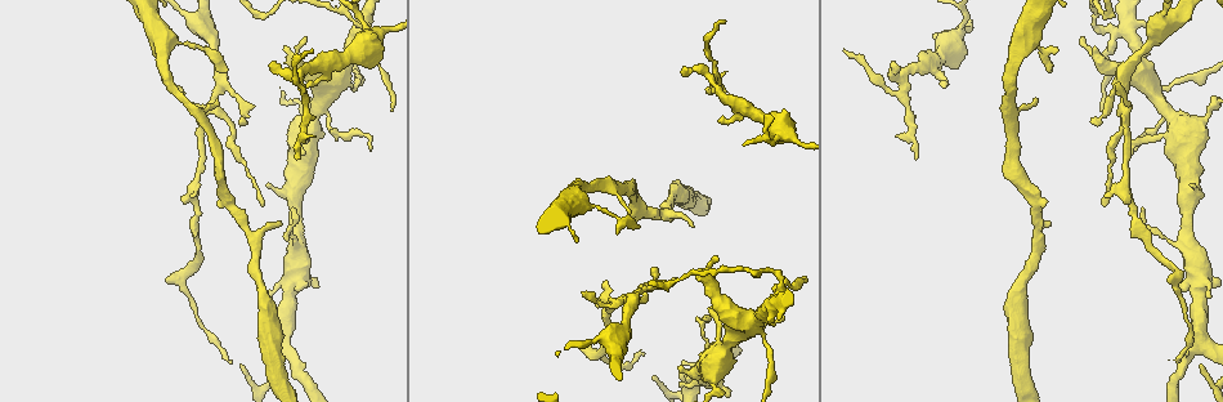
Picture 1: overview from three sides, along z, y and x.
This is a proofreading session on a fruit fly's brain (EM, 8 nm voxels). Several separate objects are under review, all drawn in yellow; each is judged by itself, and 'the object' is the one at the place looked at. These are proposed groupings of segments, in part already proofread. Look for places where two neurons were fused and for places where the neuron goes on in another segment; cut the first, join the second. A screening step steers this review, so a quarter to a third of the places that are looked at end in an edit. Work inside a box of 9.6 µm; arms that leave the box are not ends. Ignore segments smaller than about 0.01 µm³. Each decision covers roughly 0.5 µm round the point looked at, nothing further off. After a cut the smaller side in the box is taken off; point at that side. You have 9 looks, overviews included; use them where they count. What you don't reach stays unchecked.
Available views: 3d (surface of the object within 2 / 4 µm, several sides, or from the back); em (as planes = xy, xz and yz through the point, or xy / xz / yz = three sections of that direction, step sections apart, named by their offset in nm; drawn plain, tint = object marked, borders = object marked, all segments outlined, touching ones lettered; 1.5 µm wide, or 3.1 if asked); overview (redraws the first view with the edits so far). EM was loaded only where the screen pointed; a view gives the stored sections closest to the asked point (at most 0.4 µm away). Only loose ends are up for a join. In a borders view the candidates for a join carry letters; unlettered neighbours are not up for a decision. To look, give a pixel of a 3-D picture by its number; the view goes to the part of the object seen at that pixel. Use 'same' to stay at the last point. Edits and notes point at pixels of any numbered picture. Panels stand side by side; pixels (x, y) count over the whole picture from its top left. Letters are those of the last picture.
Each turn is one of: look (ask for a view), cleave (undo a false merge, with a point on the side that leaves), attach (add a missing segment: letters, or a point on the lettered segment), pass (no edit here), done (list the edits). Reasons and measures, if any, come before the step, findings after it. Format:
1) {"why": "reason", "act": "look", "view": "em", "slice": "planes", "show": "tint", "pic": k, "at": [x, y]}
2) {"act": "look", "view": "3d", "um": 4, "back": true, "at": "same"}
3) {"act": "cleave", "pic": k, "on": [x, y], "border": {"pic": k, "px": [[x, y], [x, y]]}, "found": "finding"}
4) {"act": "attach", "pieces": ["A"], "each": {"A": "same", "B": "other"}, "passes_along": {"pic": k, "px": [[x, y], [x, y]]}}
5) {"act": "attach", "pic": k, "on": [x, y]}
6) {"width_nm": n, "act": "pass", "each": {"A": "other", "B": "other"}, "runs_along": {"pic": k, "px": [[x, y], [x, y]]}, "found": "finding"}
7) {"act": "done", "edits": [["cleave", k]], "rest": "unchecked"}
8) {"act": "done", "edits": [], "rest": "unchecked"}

{"why": "branch stops here", "act": "look", "view": "em", "slice": "xy", "step": 8, "show": "tint", "pic": 1, "at": [312, 50]}

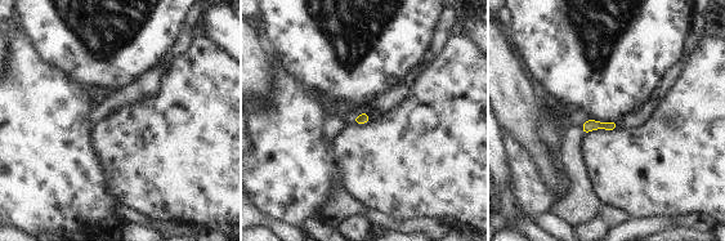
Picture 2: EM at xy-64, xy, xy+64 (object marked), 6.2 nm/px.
{"why": "another direction", "act": "look", "view": "em", "slice": "planes", "show": "borders", "at": "same"}

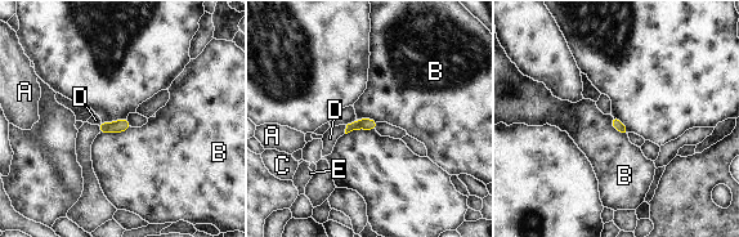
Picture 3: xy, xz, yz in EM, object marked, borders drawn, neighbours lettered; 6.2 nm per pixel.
{"width_nm": 70, "act": "pass", "each": {"A": "other", "B": "other", "C": "other", "D": "other", "E": "other"}, "border": {"pic": 3, "px": [[130, 126], [99, 134]]}, "found": "none of them fits"}

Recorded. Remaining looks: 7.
{"why": "thick turns thin", "act": "look", "view": "3d", "um": 2, "pic": 1, "at": [1038, 49]}

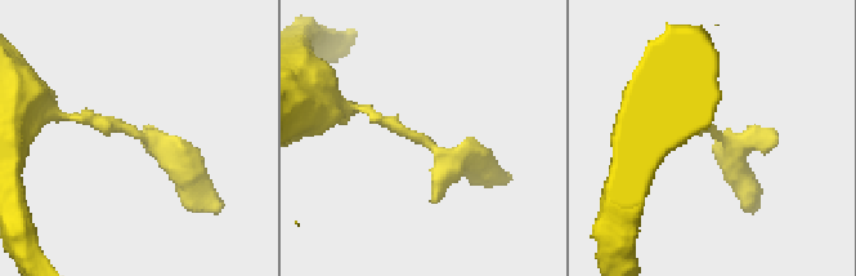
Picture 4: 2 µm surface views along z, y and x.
{"act": "look", "view": "em", "slice": "planes", "show": "tint", "pic": 4, "at": [427, 143]}

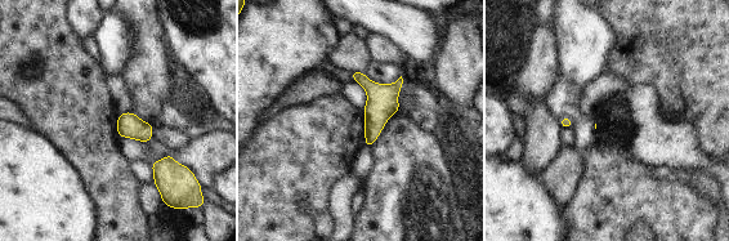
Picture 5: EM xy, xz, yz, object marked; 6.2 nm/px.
{"why": "see the neighbours", "act": "look", "view": "em", "slice": "planes", "show": "borders", "at": "same"}

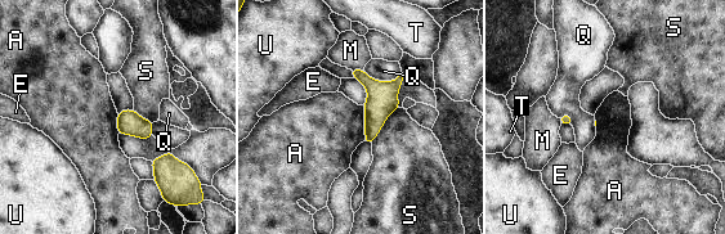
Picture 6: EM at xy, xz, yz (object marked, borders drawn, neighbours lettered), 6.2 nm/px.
{"longest_contact_nm": ["S", 280], "act": "pass", "each": {"A": "other", "E": "other", "M": "other", "Q": "other", "S": "other", "T": "other", "U": "other"}, "found": "one neuron here"}

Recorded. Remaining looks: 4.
{"why": "thin end", "act": "look", "view": "em", "slice": "planes", "show": "tint", "pic": 1, "at": [1134, 148]}

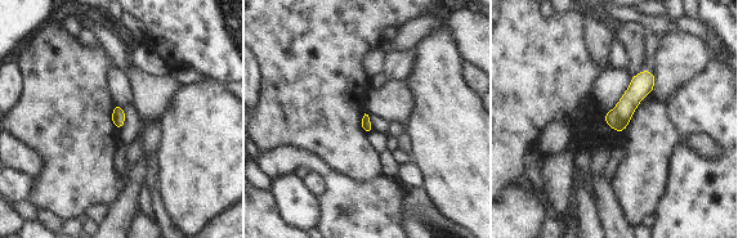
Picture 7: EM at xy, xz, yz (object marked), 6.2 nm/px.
{"act": "look", "view": "em", "slice": "planes", "show": "borders", "at": "same"}

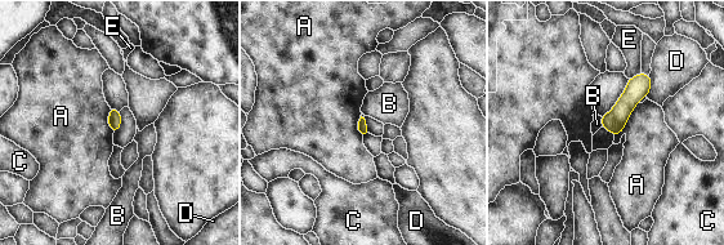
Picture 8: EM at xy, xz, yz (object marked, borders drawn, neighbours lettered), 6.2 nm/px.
{"act": "pass", "each": {"A": "other", "B": "other", "C": "other", "D": "other", "E": "other"}, "found": "no lettered segment goes on from it"}

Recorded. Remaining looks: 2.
{"why": "three arms meet", "act": "look", "view": "em", "slice": "xy", "step": 4, "show": "borders", "pic": 1, "at": [961, 34]}

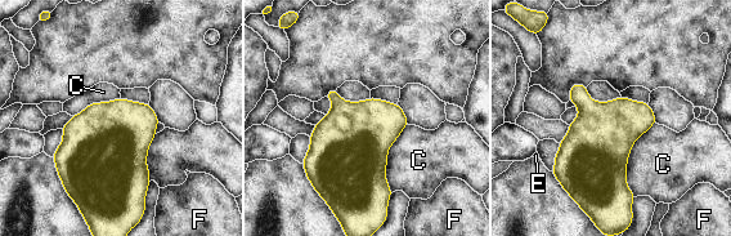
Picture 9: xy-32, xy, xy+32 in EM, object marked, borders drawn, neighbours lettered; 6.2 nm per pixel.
{"why": "cut it another way", "act": "look", "view": "em", "slice": "planes", "show": "borders", "at": "same"}

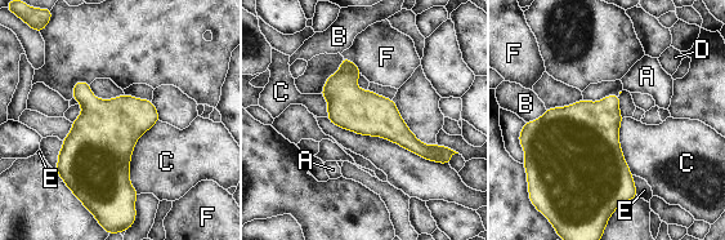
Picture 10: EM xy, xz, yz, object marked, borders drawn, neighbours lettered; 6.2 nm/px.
{"act": "pass", "each": {"A": "other", "B": "other", "C": "other", "D": "other", "E": "other", "F": "other"}, "border": {"pic": 10, "px": [[159, 120], [131, 154], [137, 194]]}, "found": "all the same neuron"}

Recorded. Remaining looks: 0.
{"act": "done", "edits": [], "rest": "unchecked"}

